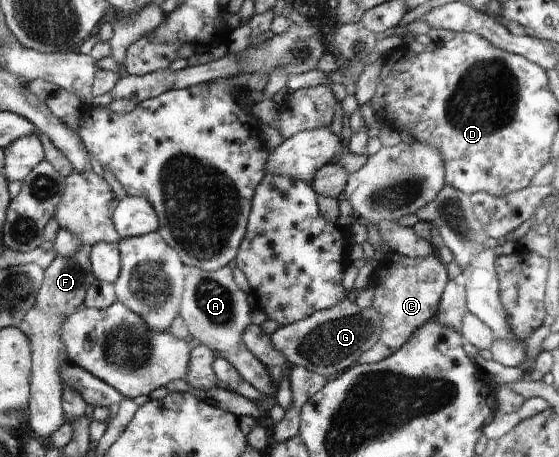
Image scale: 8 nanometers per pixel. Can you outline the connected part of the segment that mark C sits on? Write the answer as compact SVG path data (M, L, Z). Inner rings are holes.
M390 249L379 260L369 286L373 289L372 307L379 313L381 329L377 342L359 357L360 364L375 364L402 347L426 322L434 319L449 277L438 254L409 258Z

